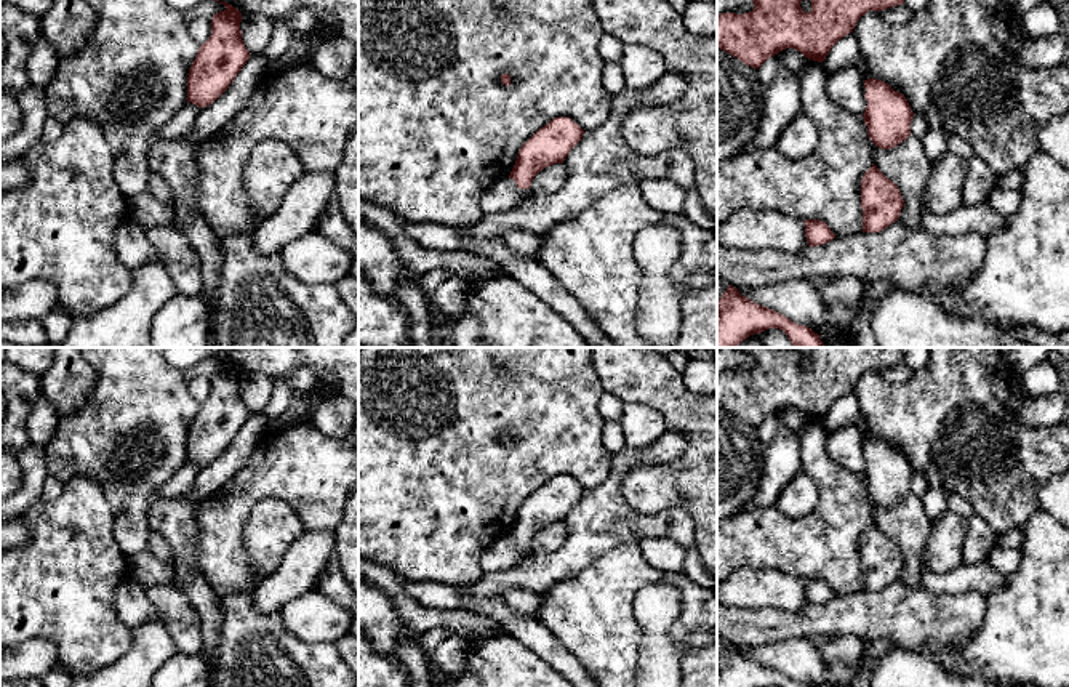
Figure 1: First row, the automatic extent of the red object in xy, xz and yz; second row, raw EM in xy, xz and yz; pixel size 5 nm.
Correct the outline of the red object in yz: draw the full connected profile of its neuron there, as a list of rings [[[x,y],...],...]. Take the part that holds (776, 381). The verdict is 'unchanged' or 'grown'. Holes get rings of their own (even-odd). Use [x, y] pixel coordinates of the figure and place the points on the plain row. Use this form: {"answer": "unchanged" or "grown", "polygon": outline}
{"answer": "unchanged", "polygon": [[[736,348],[754,360],[754,368],[744,373],[717,373],[717,405],[744,423],[759,428],[768,416],[786,407],[800,410],[805,416],[823,421],[831,407],[853,391],[867,370],[882,370],[904,362],[903,348]]]}

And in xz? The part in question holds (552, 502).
{"answer": "grown", "polygon": [[[555,476],[520,506],[509,536],[515,540],[522,560],[531,552],[533,536],[546,525],[563,522],[583,493],[584,488],[570,476]]]}

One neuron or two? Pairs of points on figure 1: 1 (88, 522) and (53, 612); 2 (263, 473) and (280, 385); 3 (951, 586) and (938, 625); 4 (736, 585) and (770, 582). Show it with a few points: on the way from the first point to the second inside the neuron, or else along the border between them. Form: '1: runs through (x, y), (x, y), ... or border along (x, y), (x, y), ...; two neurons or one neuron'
1: runs through (72, 545), (72, 564), (58, 590); one neuron
2: border along (277, 428), (268, 431); two neurons
3: border along (920, 585), (933, 593), (978, 591), (986, 599); two neurons
4: runs through (744, 585), (762, 585); one neuron

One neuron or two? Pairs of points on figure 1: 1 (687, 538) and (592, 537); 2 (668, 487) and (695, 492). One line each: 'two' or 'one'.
1: one
2: one

